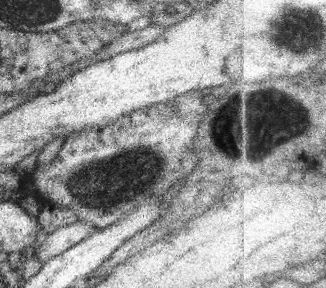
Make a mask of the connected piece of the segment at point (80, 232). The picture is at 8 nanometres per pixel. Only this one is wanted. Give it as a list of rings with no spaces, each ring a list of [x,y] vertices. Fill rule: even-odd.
[[[78,220],[46,234],[35,250],[36,258],[41,263],[46,262],[72,248],[94,230],[96,228],[92,223]]]

